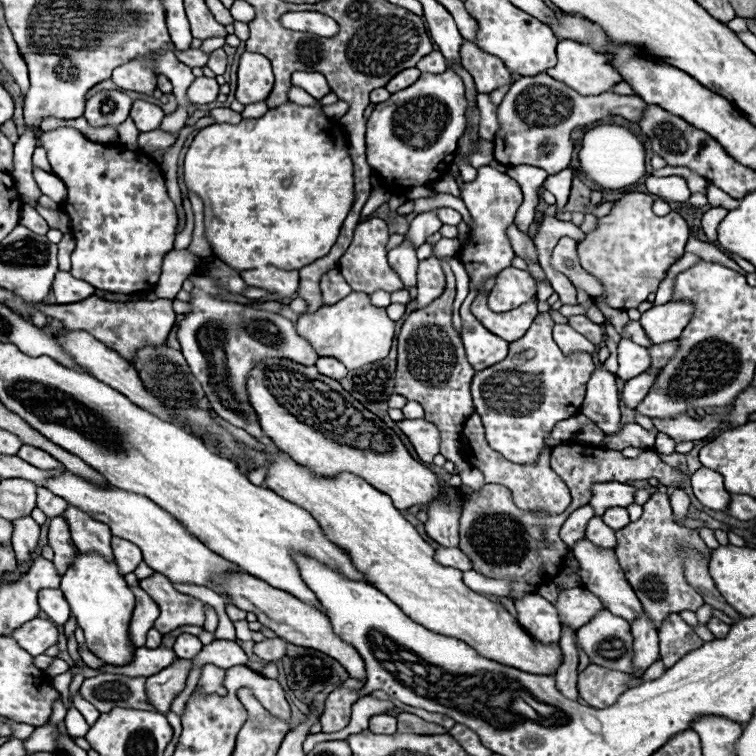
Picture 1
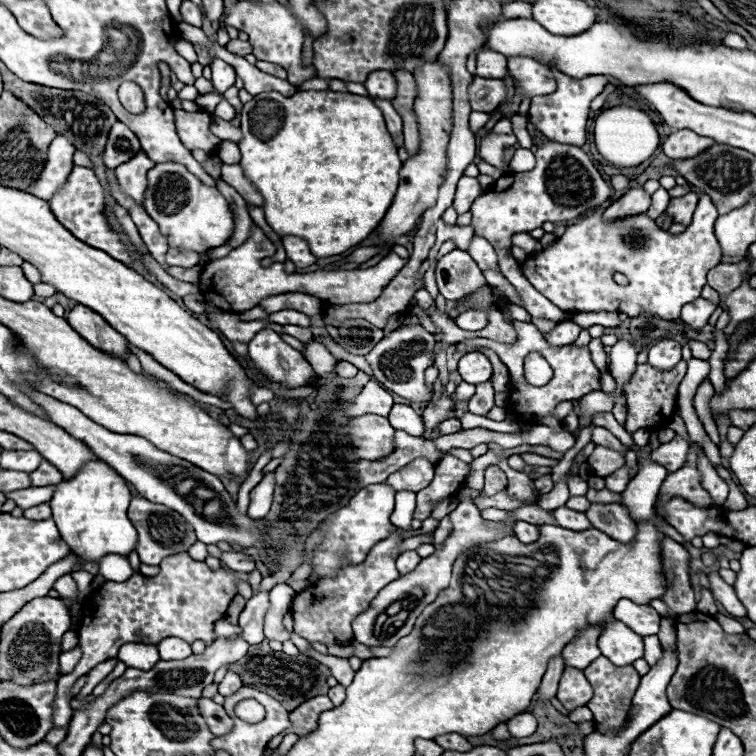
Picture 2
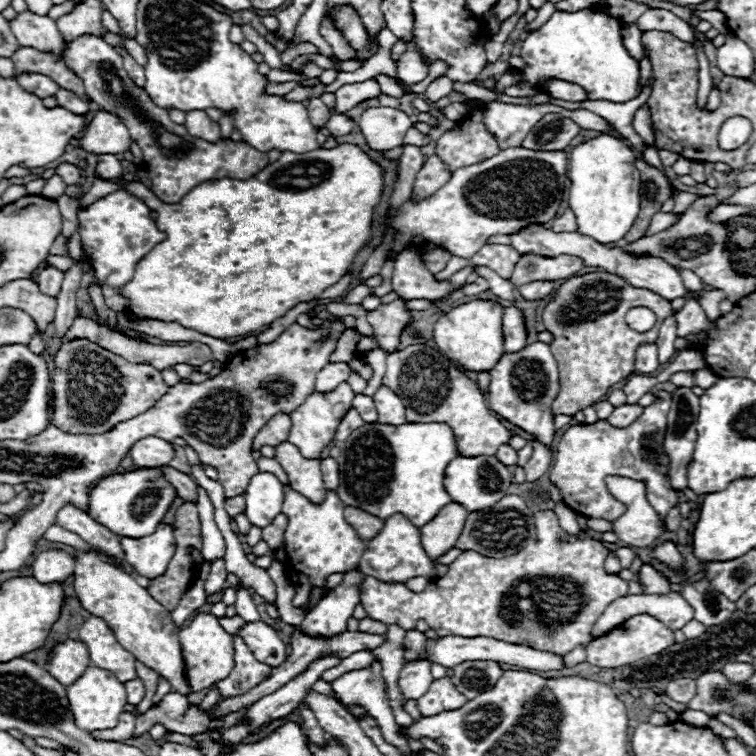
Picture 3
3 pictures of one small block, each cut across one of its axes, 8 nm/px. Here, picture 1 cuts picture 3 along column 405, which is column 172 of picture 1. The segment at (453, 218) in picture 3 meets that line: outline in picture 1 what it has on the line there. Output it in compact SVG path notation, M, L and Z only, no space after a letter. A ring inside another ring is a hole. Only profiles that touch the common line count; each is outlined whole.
M72 126L42 132L38 140L46 148L54 174L68 188L62 210L70 216L70 232L76 240L70 274L116 294L154 288L162 260L174 248L178 226L158 164L138 150L90 142Z

